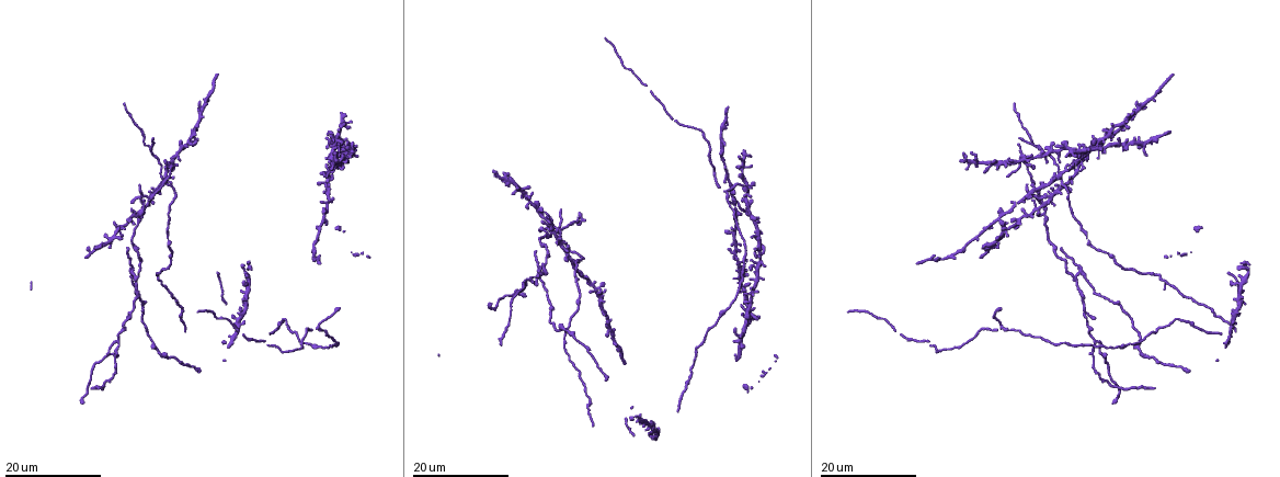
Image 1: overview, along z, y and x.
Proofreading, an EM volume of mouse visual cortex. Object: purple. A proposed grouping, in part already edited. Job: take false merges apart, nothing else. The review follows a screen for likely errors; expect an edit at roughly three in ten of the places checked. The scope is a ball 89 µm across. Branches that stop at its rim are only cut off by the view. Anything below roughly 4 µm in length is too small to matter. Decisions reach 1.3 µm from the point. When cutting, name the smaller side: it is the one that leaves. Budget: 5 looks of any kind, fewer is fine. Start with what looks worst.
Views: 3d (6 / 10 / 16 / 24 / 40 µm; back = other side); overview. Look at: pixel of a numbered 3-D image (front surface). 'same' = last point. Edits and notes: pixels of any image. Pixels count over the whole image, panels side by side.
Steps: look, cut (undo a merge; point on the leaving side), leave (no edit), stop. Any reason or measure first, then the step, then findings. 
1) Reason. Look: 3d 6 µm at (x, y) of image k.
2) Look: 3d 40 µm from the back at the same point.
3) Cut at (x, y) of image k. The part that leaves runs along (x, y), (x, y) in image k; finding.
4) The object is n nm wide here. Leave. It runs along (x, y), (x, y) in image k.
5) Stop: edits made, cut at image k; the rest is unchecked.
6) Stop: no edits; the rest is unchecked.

Three-way junction. Look: 3d 24 µm at (749, 214) of image 1.

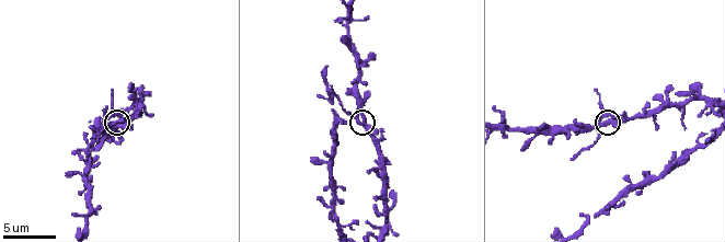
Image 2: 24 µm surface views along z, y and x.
Look: 3d 10 µm at (117, 115) of image 2.

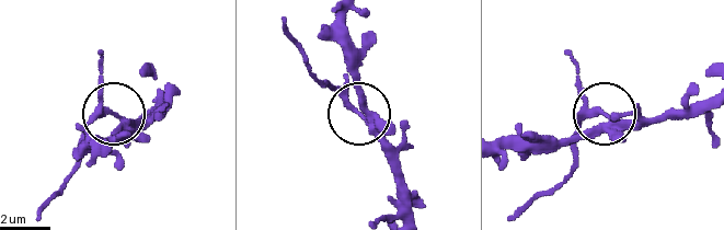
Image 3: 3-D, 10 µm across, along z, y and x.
The object is 250 nm wide here. Cut at (102, 91) of image 3. Two cells meet here.

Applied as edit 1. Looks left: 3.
Redraw. Look: overview.

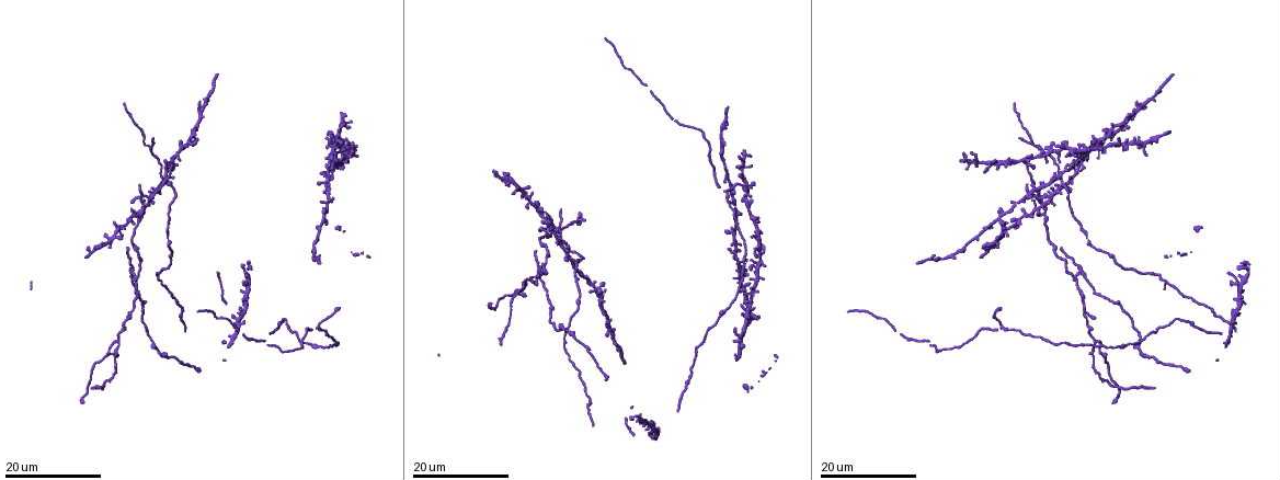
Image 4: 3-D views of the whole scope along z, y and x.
Branch point. Look: 3d 24 µm at (573, 253) of image 4.

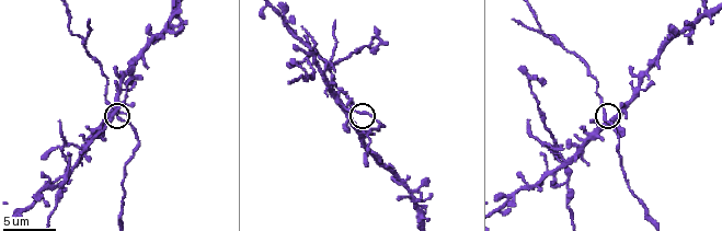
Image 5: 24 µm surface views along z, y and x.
Closer look. Look: 3d 10 µm at (359, 110) of image 5.

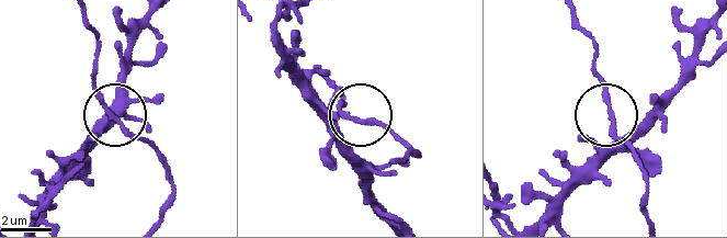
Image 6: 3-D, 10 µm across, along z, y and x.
3 arms meet here. Leave. It runs along (159, 218), (173, 181), (169, 168), (117, 124), (92, 64) in image 6; one cell here.

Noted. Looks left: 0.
Stop: edits made, cut at image 3; the rest is unchecked.

